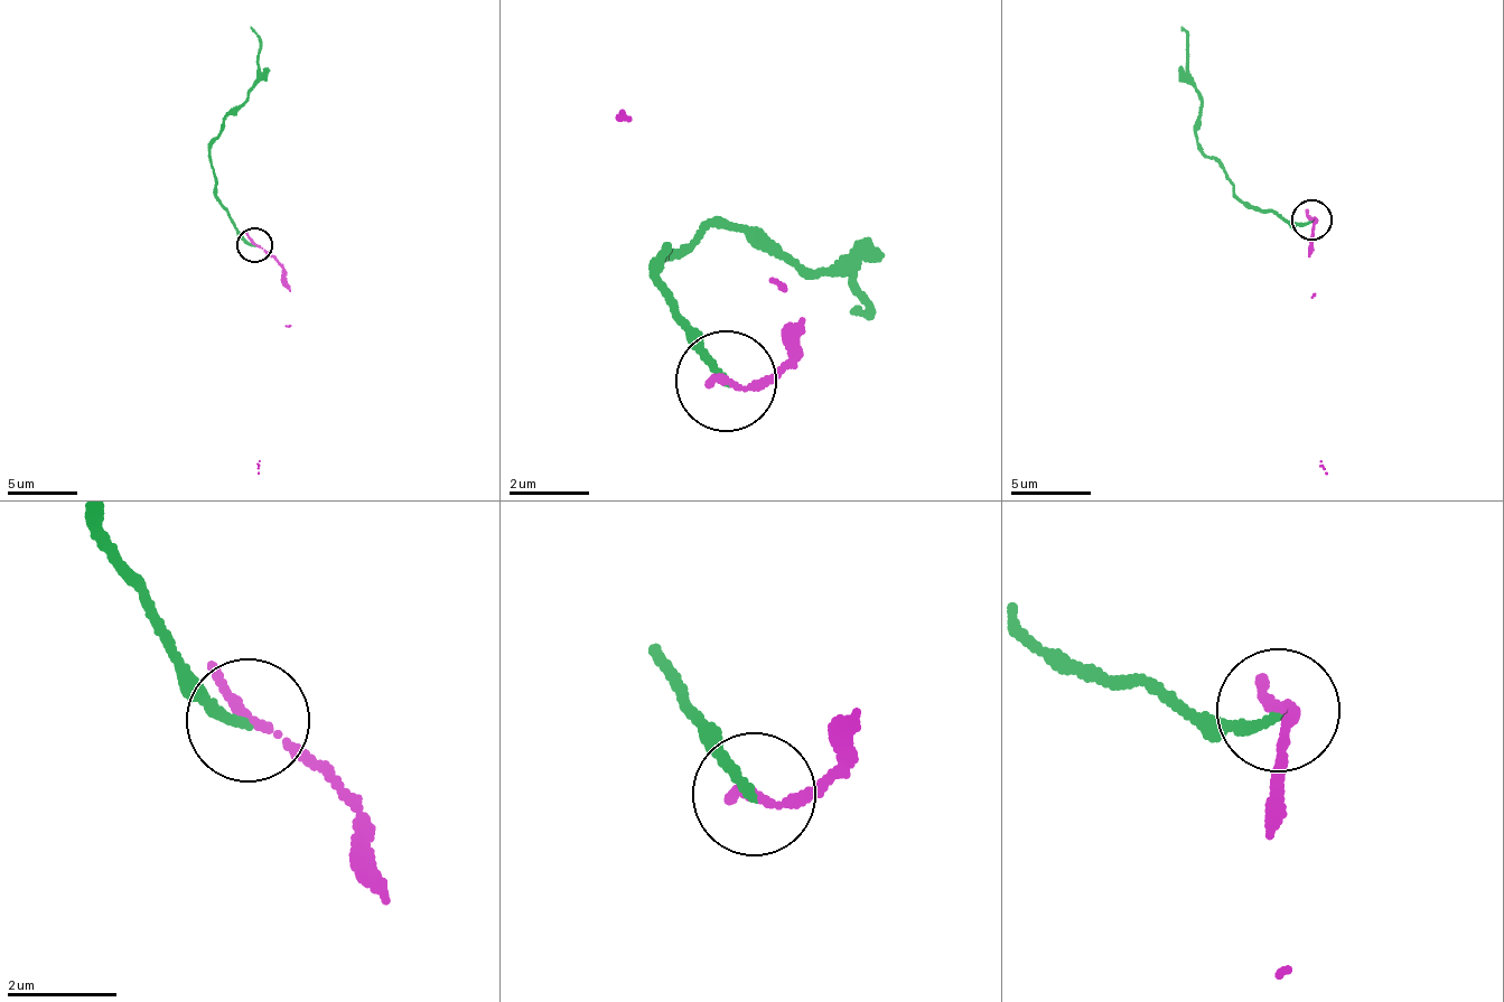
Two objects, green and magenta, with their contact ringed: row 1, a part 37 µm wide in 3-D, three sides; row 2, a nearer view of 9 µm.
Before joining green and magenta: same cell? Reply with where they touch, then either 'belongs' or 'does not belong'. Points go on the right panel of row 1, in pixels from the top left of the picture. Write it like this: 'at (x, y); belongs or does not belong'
at (1311, 219); does not belong

